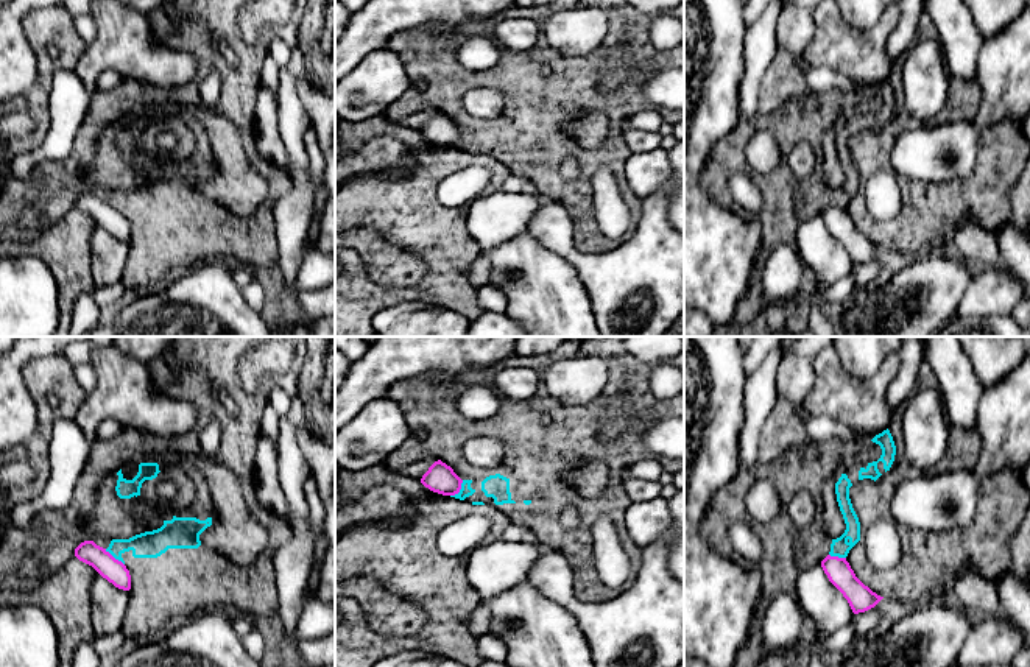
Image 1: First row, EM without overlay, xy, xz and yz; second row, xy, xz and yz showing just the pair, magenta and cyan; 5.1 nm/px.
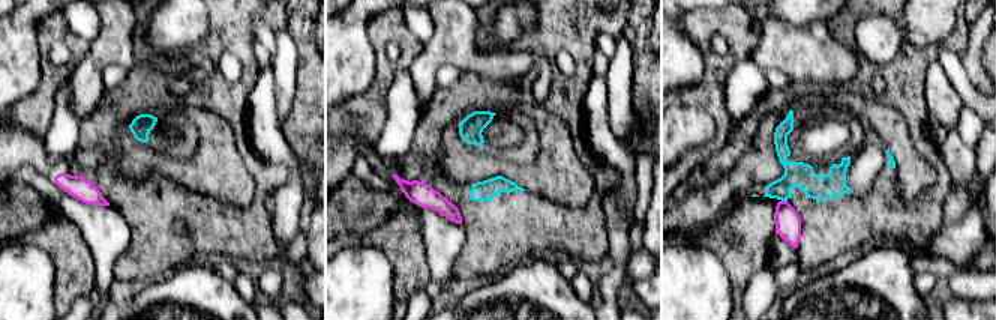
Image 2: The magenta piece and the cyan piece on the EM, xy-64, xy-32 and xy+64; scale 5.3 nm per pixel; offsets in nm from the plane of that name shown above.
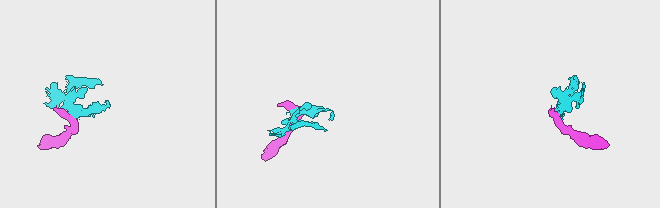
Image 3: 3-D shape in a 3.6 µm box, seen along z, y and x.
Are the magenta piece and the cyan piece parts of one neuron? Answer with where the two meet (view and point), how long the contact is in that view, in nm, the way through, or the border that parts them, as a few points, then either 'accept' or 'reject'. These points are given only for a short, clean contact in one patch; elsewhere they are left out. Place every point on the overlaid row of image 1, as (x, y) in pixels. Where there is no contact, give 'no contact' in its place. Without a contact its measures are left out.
contact xy (112, 557); length 130 nm; border xy (105, 549), (123, 564); reject

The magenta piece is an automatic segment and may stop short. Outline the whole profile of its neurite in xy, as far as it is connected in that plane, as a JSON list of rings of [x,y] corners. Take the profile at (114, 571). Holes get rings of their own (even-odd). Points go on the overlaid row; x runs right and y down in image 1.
[[[84,541],[75,549],[75,556],[92,566],[103,578],[115,588],[129,591],[131,575],[126,566],[115,559],[106,549],[97,545],[93,541]]]

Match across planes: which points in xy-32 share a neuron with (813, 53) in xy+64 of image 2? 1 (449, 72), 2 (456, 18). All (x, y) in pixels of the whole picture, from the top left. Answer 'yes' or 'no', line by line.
1: no
2: yes

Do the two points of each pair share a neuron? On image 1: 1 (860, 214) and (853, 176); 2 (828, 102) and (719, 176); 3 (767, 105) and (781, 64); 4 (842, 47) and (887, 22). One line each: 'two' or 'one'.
1: two
2: one
3: one
4: one

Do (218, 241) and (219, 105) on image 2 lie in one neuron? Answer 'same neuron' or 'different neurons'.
same neuron

